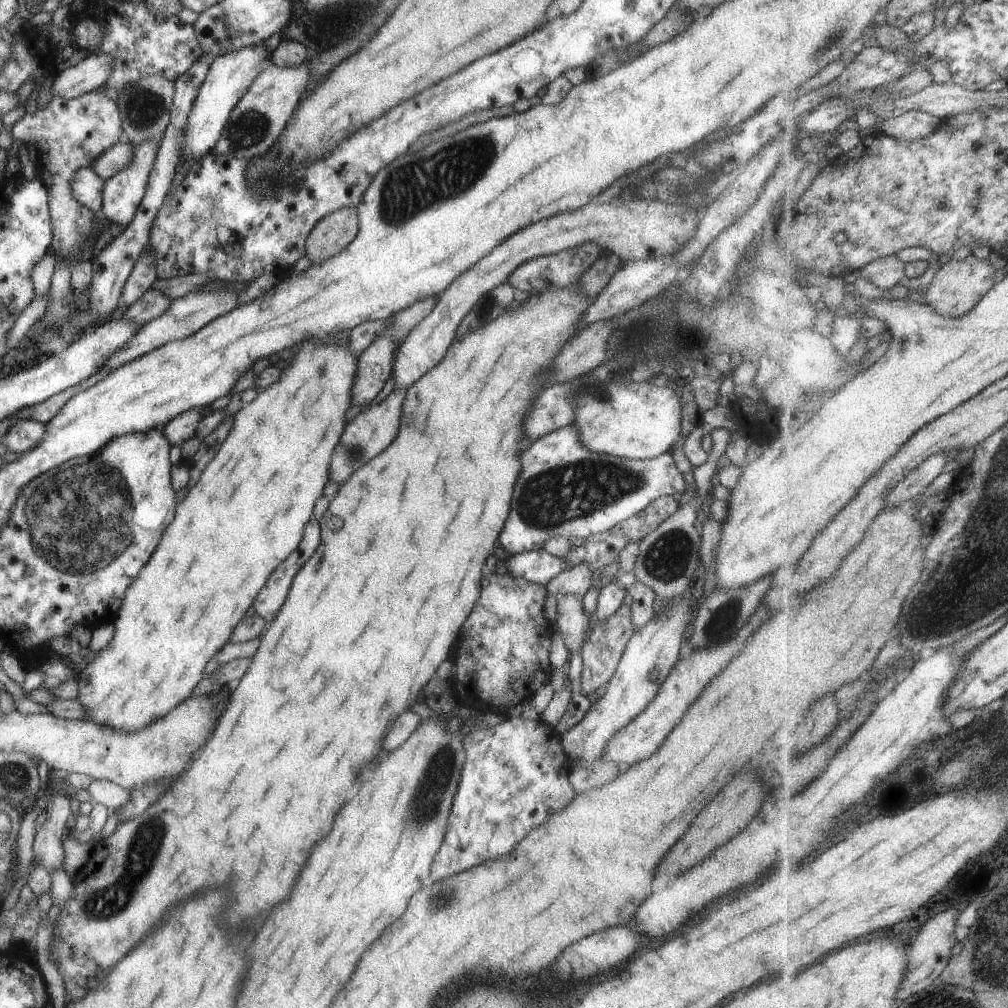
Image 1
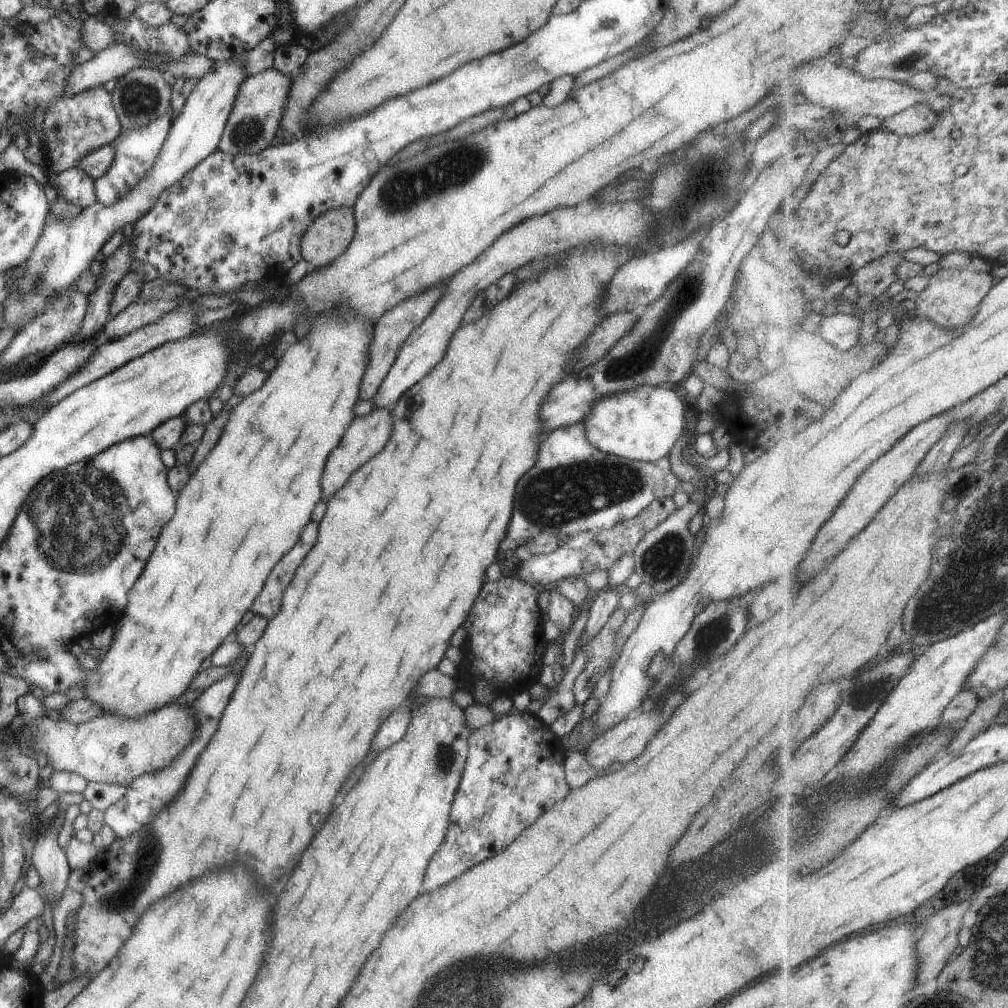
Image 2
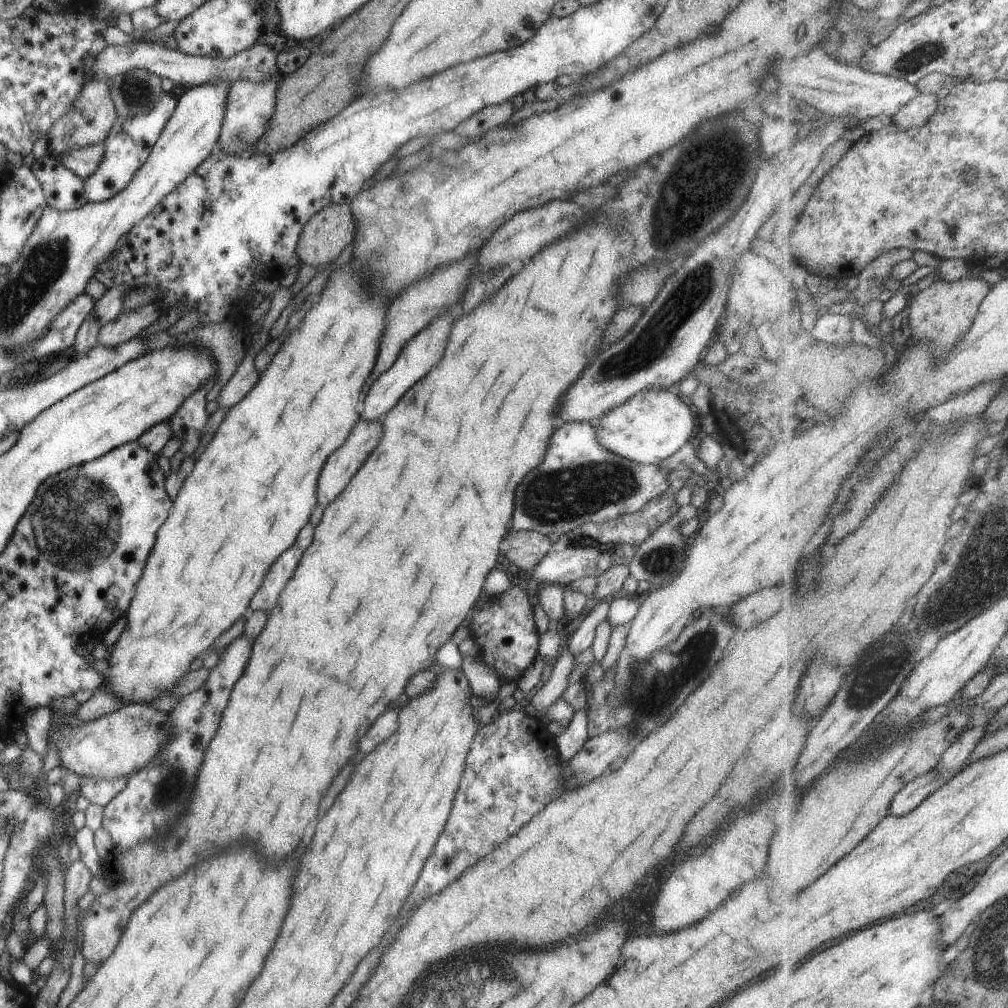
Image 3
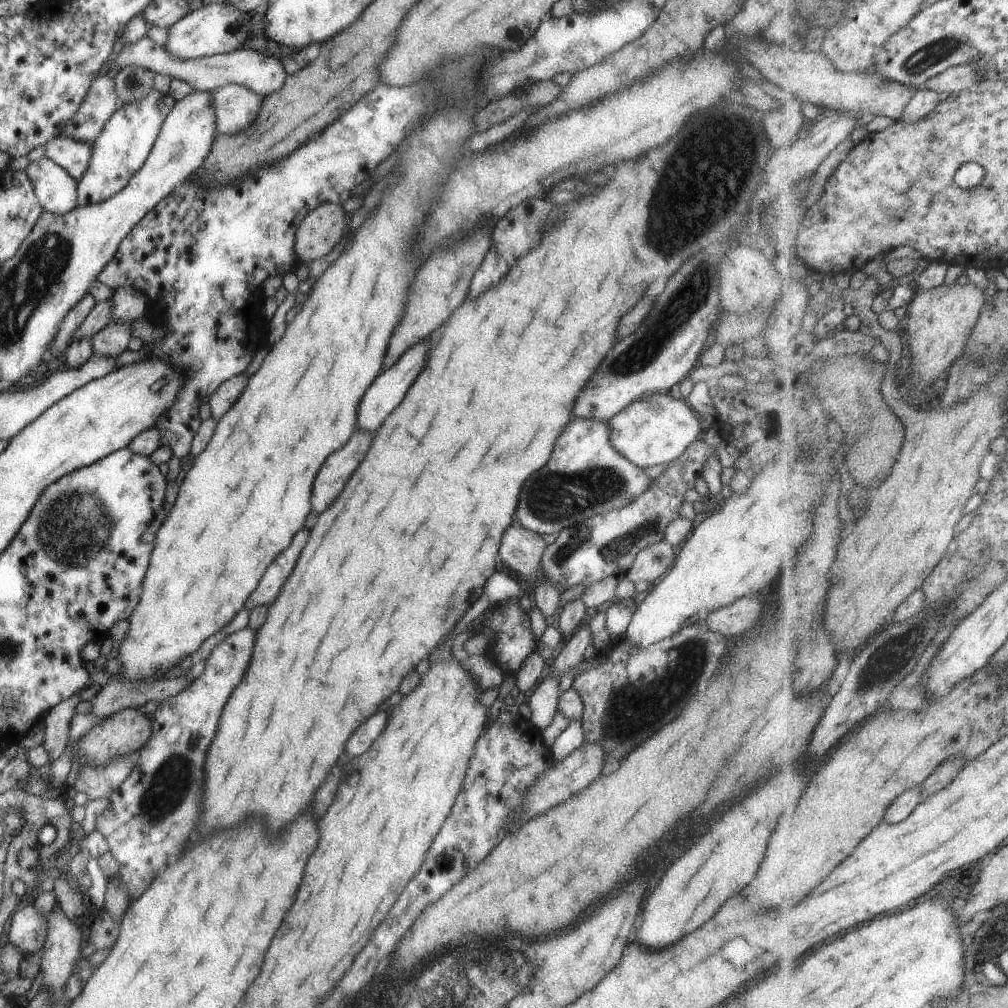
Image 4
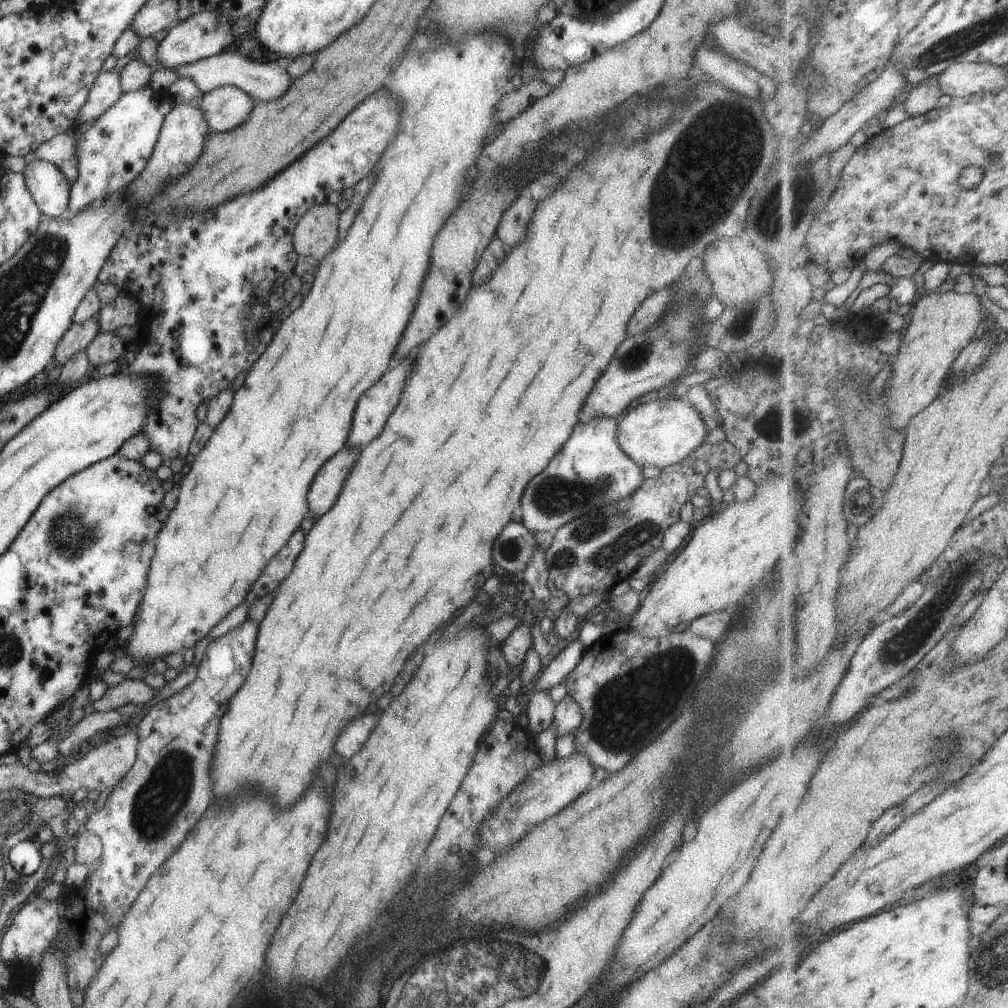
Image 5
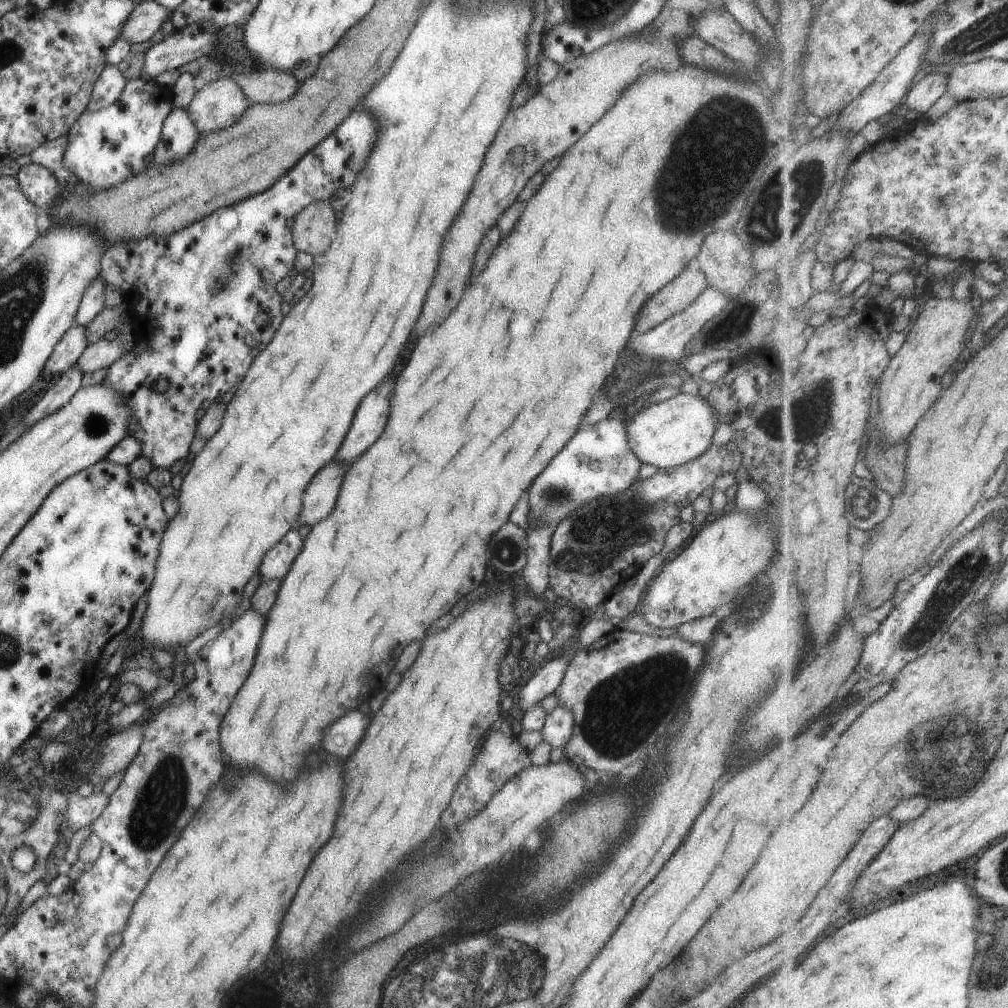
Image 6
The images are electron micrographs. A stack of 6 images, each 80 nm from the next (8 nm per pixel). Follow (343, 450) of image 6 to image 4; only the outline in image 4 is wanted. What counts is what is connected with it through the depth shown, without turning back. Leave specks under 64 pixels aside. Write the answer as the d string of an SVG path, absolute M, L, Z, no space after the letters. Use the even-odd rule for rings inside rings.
M421 340L419 344L413 344L413 348L409 348L407 352L403 352L401 358L399 358L391 368L387 368L385 372L381 372L381 374L373 380L373 384L365 390L365 394L363 394L363 398L361 398L361 402L359 402L359 408L357 408L357 410L359 410L359 412L357 412L357 428L367 430L367 432L379 428L379 424L381 424L381 422L385 420L385 416L401 402L401 398L403 398L403 394L407 392L409 384L413 384L415 376L417 376L417 374L421 372L421 368L425 366L427 350L429 350L427 340Z

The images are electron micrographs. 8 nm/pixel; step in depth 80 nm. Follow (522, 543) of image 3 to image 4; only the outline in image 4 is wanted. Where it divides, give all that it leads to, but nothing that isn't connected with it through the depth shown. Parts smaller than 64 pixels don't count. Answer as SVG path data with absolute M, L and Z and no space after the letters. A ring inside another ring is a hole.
M518 526L505 528L499 544L499 556L507 568L515 574L523 574L533 580L540 558L547 544L537 532Z

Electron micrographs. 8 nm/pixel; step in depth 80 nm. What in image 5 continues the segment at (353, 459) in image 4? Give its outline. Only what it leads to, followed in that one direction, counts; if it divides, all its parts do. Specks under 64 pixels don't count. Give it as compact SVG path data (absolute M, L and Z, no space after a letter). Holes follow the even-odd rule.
M343 448L337 454L333 454L329 460L325 460L325 464L321 464L307 492L307 506L309 506L307 516L309 518L321 516L333 506L333 500L337 498L337 492L347 472L355 464L359 452L361 448Z

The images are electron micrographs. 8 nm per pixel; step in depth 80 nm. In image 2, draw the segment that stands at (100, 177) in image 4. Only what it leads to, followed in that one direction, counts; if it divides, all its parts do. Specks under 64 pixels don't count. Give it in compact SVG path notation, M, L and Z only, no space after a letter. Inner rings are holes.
M169 104L169 108L163 114L159 114L159 118L149 120L143 126L137 126L133 130L127 130L127 128L119 130L119 134L111 142L113 160L111 160L109 168L105 170L105 174L101 174L99 178L93 179L95 200L105 204L105 206L109 206L117 198L123 198L133 188L133 184L137 184L137 180L141 180L145 176L143 172L147 172L151 168L151 164L153 164L153 160L155 160L155 156L157 156L157 152L159 152L159 148L163 144L163 138L165 138L165 134L167 134L169 129L171 110L173 108Z

